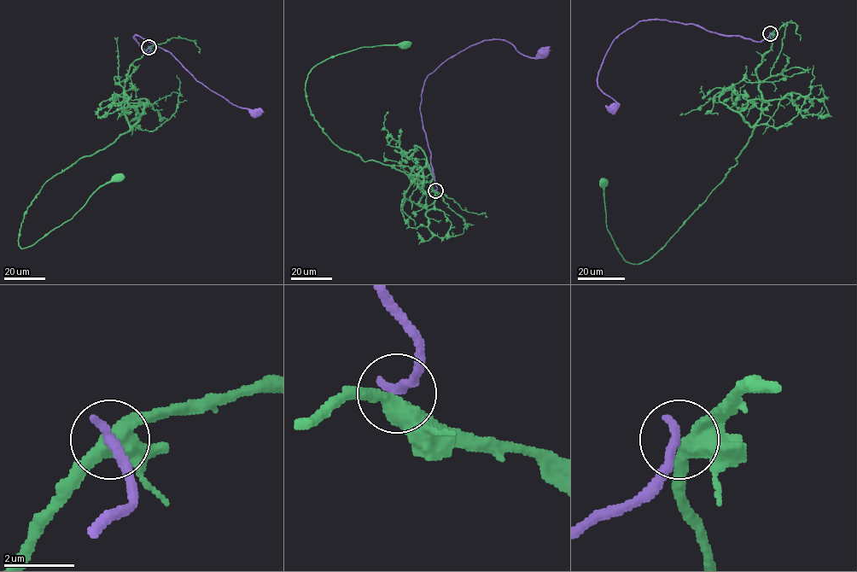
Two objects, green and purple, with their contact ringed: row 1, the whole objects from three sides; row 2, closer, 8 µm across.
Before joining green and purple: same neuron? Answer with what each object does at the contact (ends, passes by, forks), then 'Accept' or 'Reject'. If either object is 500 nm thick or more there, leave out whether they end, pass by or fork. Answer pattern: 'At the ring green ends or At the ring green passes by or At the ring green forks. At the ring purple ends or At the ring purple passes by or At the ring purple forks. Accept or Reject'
Reject

